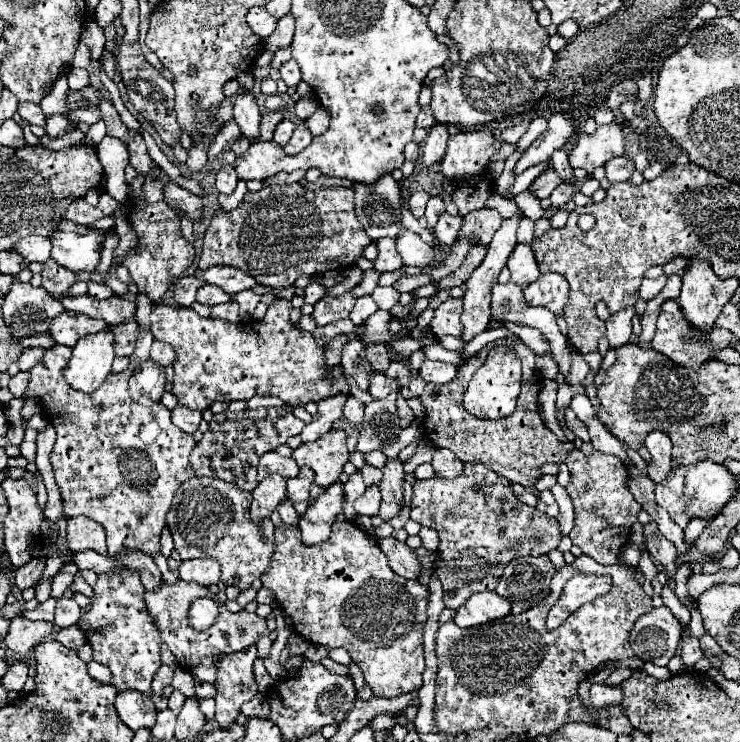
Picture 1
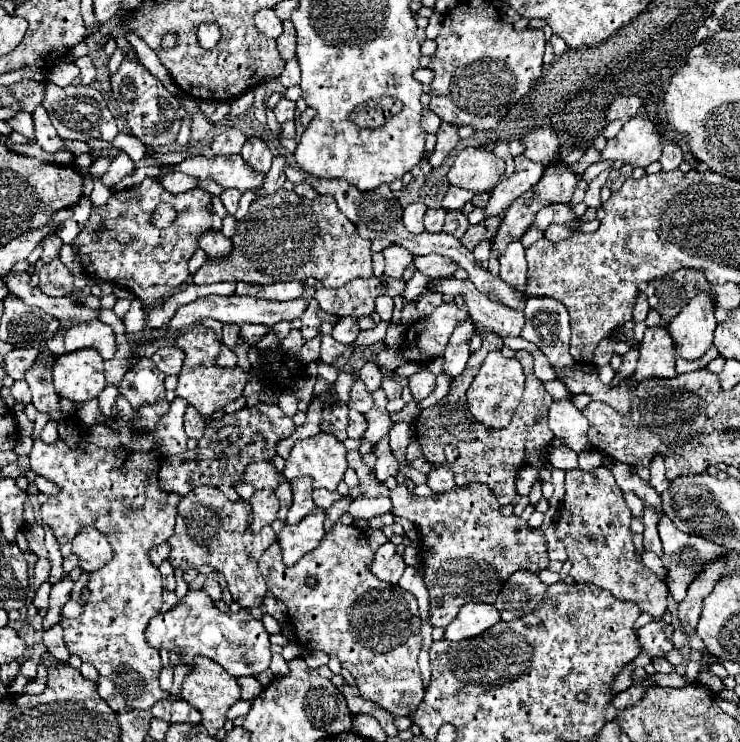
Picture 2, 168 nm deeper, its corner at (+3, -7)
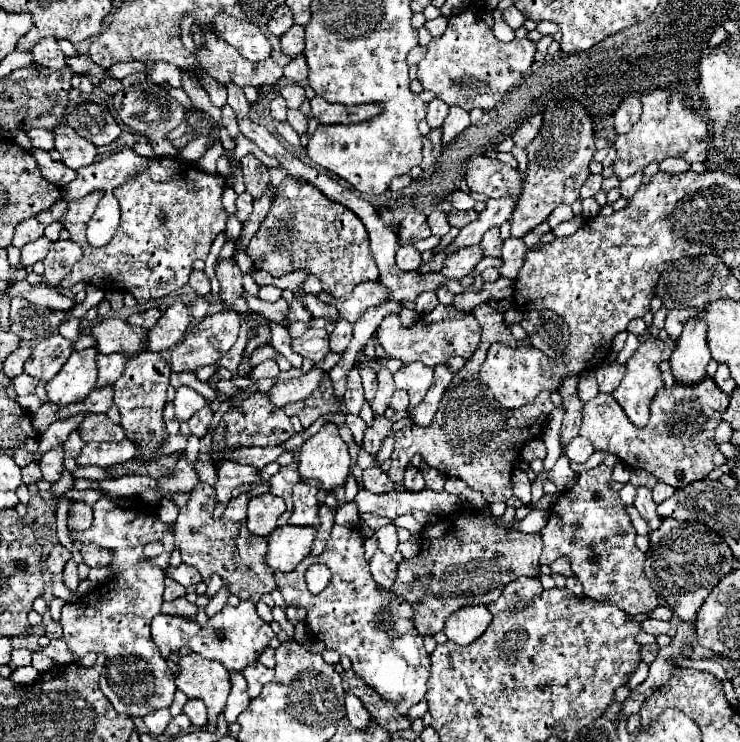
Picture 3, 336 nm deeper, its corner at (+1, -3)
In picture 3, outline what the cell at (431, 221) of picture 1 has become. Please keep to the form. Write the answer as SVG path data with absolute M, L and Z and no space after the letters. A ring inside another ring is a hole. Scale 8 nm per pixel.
M431 212L429 218L427 218L427 224L429 224L429 228L431 228L431 232L435 236L443 236L451 228L449 222L447 222L447 214L445 212Z

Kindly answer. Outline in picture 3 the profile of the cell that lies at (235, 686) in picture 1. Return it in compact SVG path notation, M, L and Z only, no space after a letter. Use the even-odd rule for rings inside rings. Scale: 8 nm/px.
M195 652L179 660L181 672L175 676L175 684L189 698L205 702L209 712L209 726L217 724L219 714L225 710L225 700L231 692L231 678L225 668L213 660L207 660Z

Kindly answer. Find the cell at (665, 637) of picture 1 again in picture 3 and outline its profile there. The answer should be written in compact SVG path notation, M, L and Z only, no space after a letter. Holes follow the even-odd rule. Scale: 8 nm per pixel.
M649 618L649 620L645 620L645 622L641 624L641 628L643 628L643 632L649 632L649 634L653 634L653 636L659 636L659 634L667 634L671 626L669 626L669 622L661 622L661 620Z

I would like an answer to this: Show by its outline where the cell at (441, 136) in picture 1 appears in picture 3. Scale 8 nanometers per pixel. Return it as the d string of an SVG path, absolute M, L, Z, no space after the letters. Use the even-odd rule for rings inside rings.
M451 108L445 122L443 122L443 144L449 144L455 136L459 136L469 126L469 112L463 108Z

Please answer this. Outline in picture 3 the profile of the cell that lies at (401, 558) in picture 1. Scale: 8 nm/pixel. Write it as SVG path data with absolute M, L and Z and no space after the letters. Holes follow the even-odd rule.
M377 550L375 556L371 558L369 566L371 566L373 580L377 584L381 584L383 588L391 588L393 586L393 582L397 578L397 562L391 556L387 556L387 554Z

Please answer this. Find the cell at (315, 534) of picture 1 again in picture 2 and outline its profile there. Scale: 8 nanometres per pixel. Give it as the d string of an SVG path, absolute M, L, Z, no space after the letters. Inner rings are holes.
M317 508L313 514L303 518L299 524L285 524L277 534L277 542L281 544L281 560L287 568L295 566L301 556L319 546L323 538L323 520L325 514Z

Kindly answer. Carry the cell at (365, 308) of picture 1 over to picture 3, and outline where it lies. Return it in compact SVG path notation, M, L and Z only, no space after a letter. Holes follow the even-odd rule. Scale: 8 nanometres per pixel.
M337 320L337 322L335 322L335 330L331 332L331 350L341 354L341 352L349 346L351 332L353 332L351 322L347 322L347 320Z

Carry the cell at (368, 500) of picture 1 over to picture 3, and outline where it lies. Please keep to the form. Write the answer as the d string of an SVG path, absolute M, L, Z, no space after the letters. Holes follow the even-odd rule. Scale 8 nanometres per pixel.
M361 488L355 496L355 504L361 514L369 512L375 516L385 516L389 520L395 520L397 516L403 516L411 510L425 510L425 512L437 512L437 492L425 488L419 492L389 492L389 494L373 494L365 488Z

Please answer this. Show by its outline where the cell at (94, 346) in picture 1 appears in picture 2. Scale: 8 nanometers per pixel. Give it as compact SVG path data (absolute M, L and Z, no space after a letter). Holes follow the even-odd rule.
M95 350L69 352L57 358L53 366L53 384L59 398L87 402L97 398L105 388L103 358Z

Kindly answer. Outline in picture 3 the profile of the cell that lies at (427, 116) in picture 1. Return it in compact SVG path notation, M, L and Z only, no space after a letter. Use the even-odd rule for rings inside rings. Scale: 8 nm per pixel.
M437 98L431 100L431 102L429 102L429 112L427 112L427 124L429 124L433 130L441 128L447 112L449 112L449 106L447 106L445 102L441 102L441 100L437 100Z

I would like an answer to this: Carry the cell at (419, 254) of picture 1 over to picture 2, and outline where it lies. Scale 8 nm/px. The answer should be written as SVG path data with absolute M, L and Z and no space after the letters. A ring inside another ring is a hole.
M429 254L429 256L417 256L413 258L413 264L419 272L423 272L427 278L447 278L453 276L453 272L459 268L451 258L441 254Z

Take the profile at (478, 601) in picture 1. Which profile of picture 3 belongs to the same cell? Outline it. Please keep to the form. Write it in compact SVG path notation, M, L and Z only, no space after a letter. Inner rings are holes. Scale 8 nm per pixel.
M465 606L449 616L443 632L451 642L459 646L469 644L487 630L491 620L493 614L487 610L487 606Z

